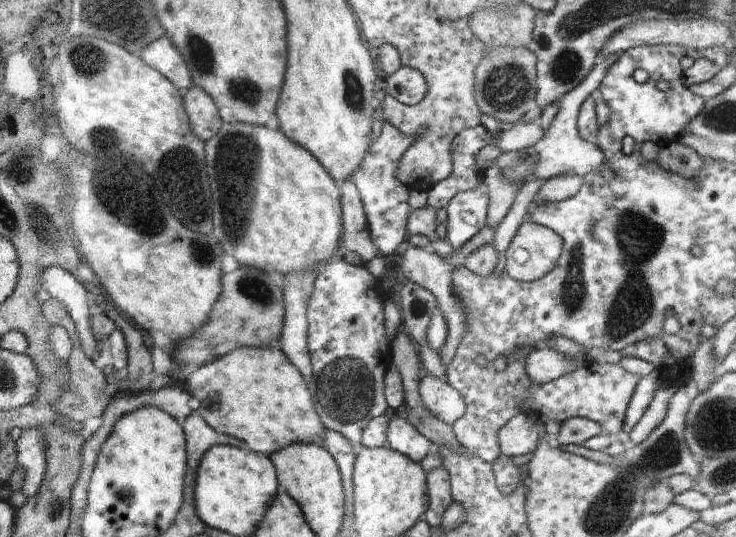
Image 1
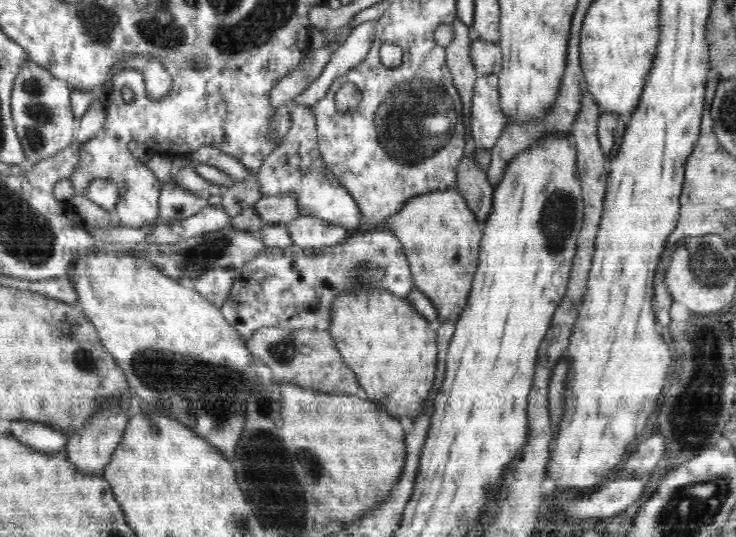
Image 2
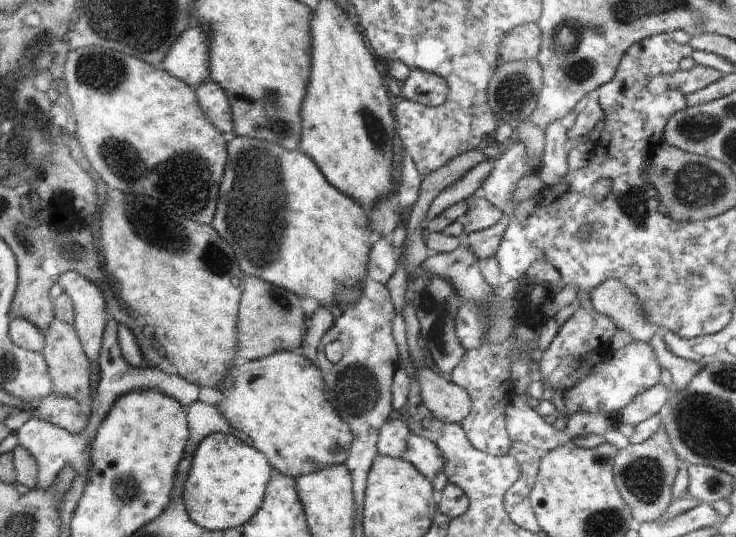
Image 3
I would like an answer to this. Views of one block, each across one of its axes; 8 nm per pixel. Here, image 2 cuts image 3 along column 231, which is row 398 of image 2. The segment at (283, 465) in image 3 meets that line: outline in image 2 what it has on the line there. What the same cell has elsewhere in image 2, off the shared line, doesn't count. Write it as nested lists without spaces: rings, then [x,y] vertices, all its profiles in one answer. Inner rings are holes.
[[[368,288],[368,290],[358,290],[358,292],[346,292],[342,296],[336,298],[336,302],[332,305],[331,310],[332,322],[330,322],[330,330],[332,339],[336,343],[340,354],[342,355],[342,360],[354,371],[358,379],[358,384],[366,392],[366,399],[373,400],[383,404],[387,408],[388,414],[391,416],[396,416],[396,419],[399,420],[399,417],[396,415],[399,408],[402,412],[405,412],[410,419],[413,420],[421,413],[423,409],[424,402],[426,402],[430,389],[433,387],[435,372],[437,369],[437,342],[436,342],[436,329],[435,325],[420,315],[412,305],[406,300],[395,296],[392,292],[388,290],[377,290],[377,288]]]

